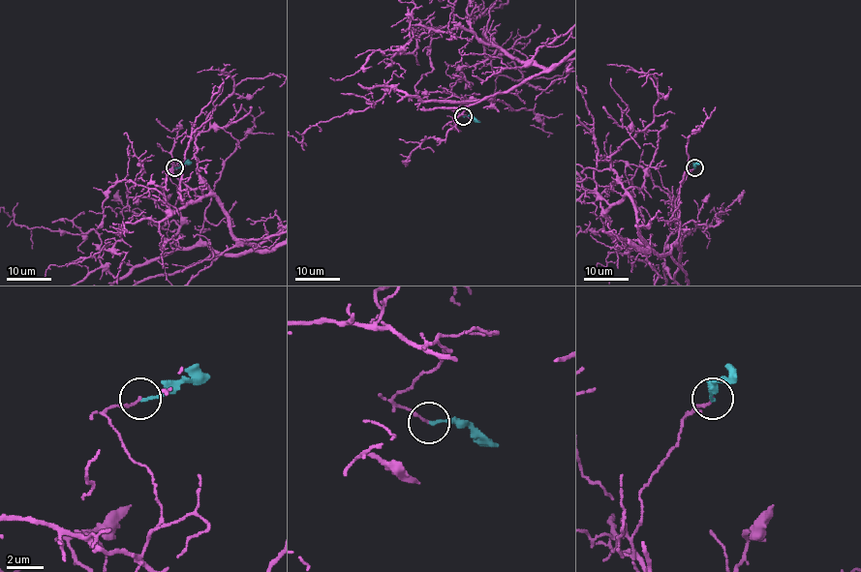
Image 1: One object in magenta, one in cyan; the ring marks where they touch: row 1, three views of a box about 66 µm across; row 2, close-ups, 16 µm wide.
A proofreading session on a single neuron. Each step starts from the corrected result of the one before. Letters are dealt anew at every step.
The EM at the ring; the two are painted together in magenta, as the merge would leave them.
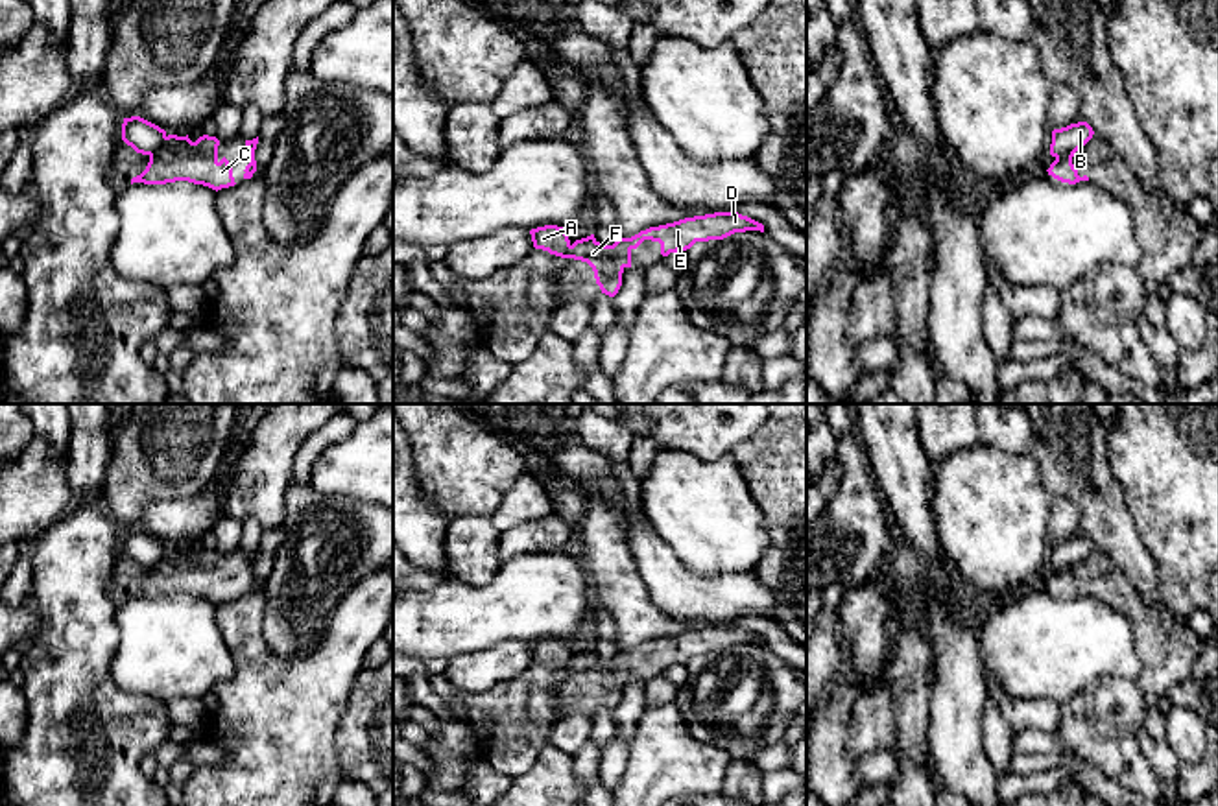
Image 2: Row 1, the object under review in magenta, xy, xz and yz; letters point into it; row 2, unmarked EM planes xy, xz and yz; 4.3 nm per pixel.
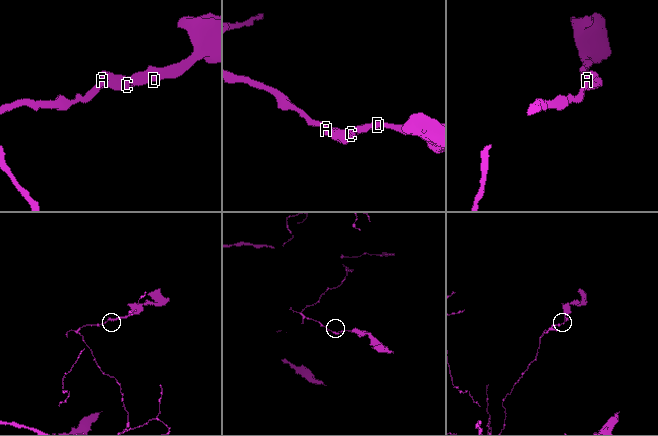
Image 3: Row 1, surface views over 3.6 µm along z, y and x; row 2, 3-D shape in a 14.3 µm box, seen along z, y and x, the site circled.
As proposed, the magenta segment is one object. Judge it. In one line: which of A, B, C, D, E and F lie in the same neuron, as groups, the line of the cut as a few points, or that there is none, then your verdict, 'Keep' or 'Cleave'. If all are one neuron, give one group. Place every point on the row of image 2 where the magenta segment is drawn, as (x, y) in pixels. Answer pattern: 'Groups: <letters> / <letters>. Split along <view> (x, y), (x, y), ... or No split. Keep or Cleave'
Groups: A B / C D E F. Split along xy (167, 137), (150, 155). Cleave

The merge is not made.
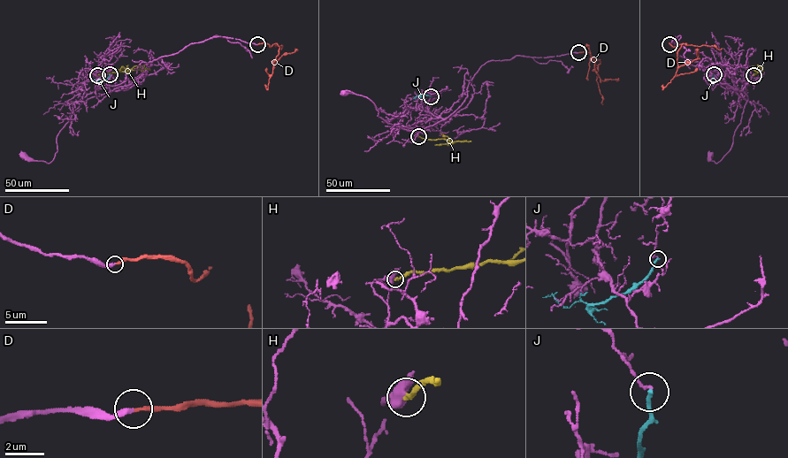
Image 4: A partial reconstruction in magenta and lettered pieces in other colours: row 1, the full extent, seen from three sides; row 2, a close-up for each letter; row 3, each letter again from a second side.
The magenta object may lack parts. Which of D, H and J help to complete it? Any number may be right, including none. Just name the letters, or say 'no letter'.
D

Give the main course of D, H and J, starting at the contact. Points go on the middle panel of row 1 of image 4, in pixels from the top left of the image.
D: (578, 52), (588, 52), (598, 65), (600, 60), (594, 59), (594, 69), (601, 80), (618, 78)
H: (418, 136), (451, 142), (441, 133)
J: (431, 96), (413, 98)

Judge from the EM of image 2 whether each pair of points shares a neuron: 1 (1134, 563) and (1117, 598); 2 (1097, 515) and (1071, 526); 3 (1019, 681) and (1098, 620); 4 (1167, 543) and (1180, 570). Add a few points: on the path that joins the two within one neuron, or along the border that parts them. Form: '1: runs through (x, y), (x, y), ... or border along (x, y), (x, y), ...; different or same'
1: border along (1095, 546), (1122, 572), (1145, 604), (1158, 605); different
2: border along (1054, 497), (1063, 497), (1076, 508), (1084, 533); different
3: runs through (1039, 661), (1052, 648), (1078, 640); same
4: runs through (1174, 550), (1180, 556), (1180, 563); same

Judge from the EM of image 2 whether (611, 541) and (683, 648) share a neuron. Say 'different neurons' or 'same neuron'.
different neurons

